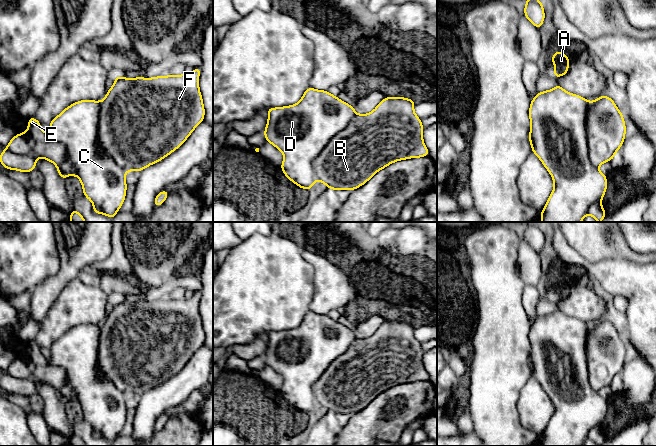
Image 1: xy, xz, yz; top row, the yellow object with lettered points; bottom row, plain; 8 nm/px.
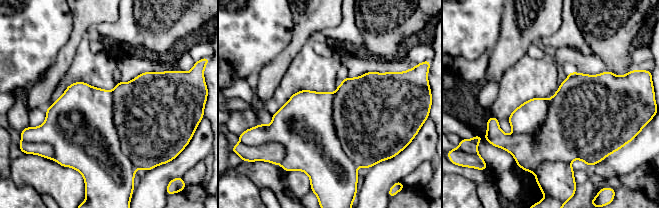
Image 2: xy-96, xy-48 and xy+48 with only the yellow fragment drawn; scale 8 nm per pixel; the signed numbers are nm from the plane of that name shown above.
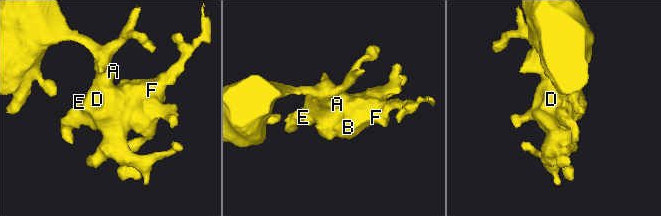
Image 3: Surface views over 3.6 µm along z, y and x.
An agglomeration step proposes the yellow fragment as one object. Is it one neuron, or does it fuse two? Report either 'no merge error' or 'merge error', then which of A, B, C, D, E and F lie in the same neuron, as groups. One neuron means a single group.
merge error; groups A C D / B E F

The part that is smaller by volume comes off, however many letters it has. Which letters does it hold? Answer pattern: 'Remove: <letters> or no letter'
Remove: B, E, F

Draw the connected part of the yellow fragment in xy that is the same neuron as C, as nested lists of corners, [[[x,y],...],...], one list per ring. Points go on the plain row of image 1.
[[[80,324],[69,329],[49,347],[48,362],[63,368],[67,373],[65,385],[57,390],[59,400],[65,403],[75,396],[81,405],[83,419],[92,426],[93,430],[99,432],[102,438],[112,443],[126,421],[125,400],[127,395],[100,374],[98,369],[100,330],[101,325],[94,324]]]

